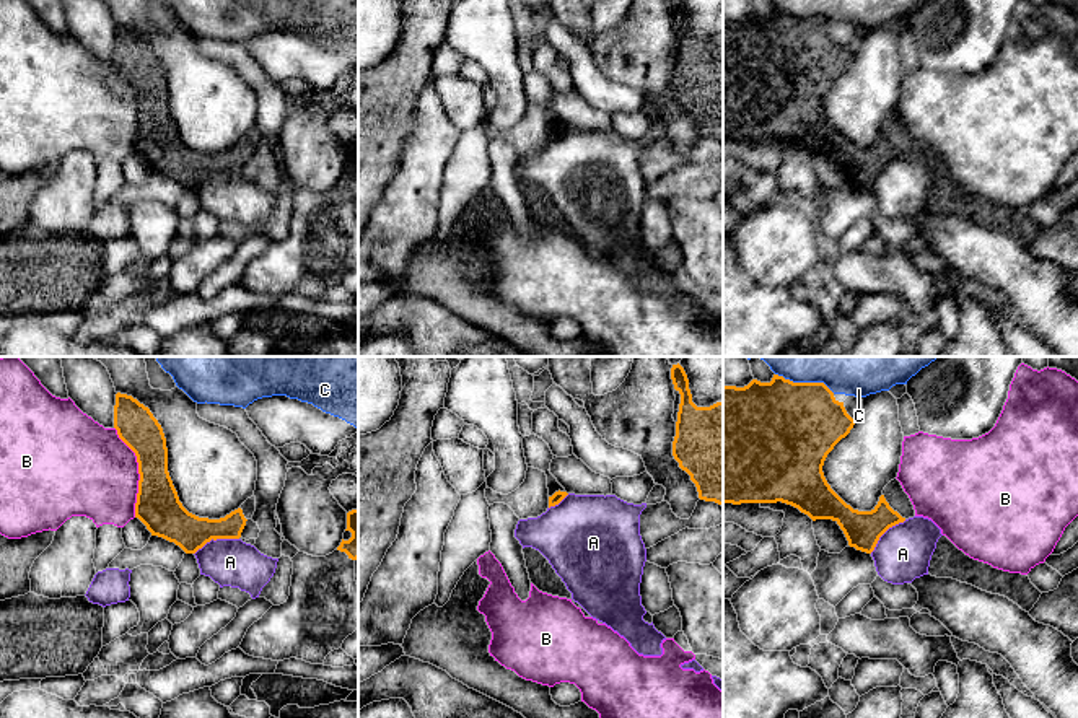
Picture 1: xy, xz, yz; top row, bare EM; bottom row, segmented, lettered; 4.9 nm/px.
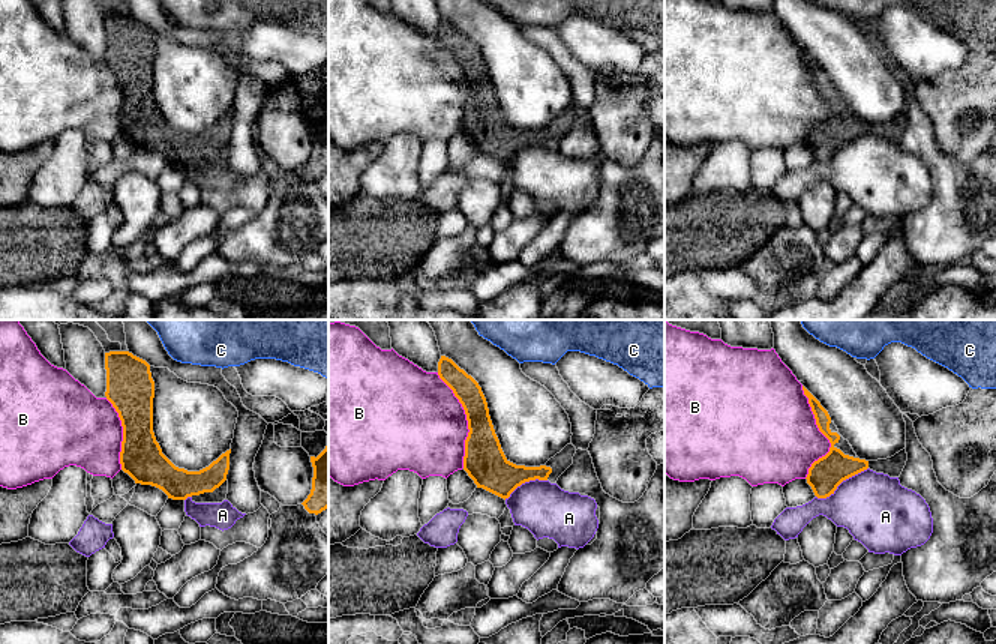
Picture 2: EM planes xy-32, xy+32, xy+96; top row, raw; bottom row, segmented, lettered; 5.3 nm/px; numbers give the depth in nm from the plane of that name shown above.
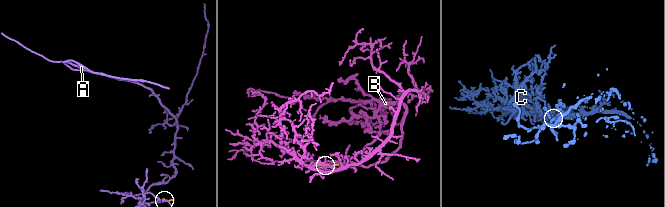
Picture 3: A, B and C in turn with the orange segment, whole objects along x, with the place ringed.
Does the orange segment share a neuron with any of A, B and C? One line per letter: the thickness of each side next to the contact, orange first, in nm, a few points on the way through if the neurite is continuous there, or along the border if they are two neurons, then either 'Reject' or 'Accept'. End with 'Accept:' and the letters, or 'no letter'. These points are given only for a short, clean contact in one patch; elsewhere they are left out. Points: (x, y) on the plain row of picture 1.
A: Thickness 190 nm (orange) against 240 nm. Reject
B: Thickness 220 nm (orange) against 440 nm. Reject
C: Thickness 480 nm (orange) against 160 nm. Reject
Accept: no letter

